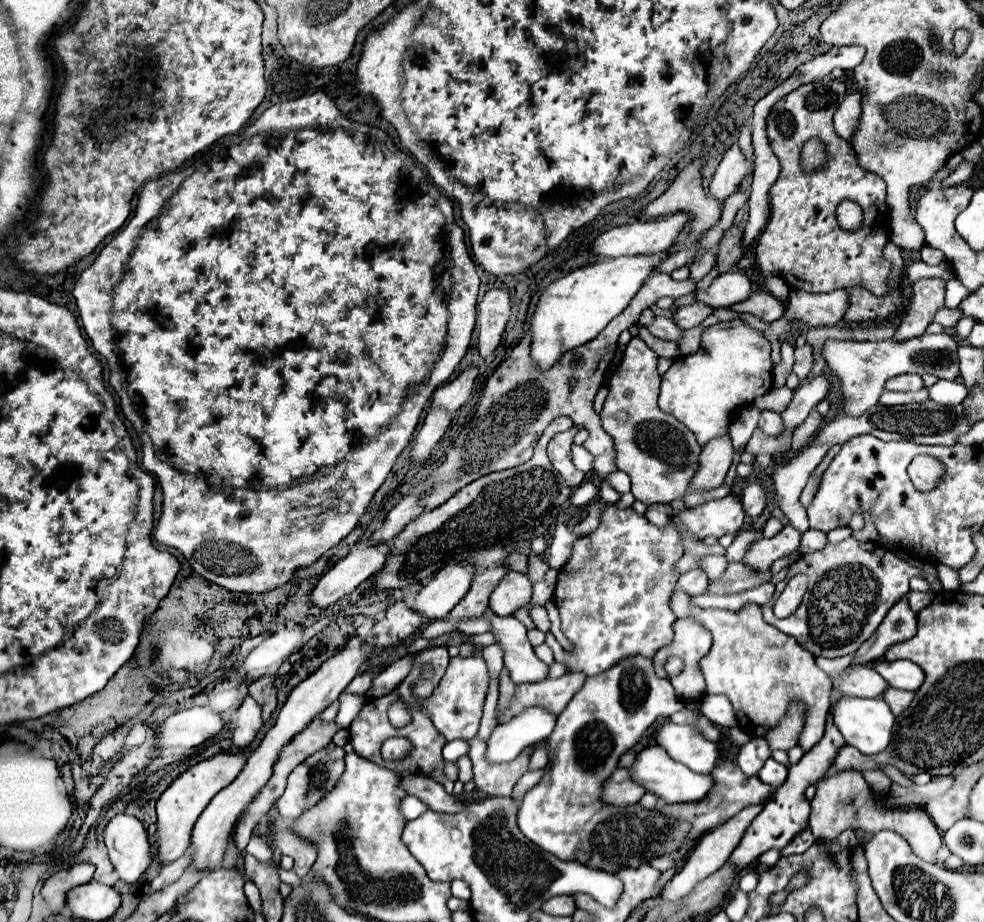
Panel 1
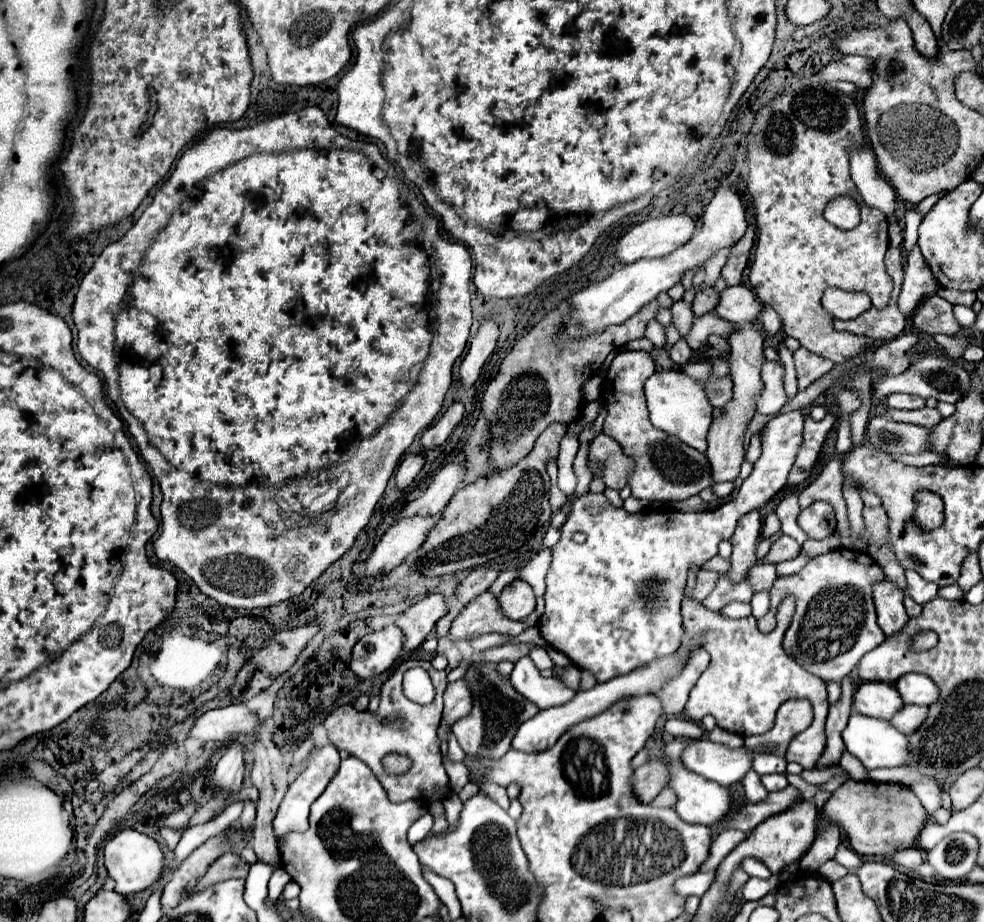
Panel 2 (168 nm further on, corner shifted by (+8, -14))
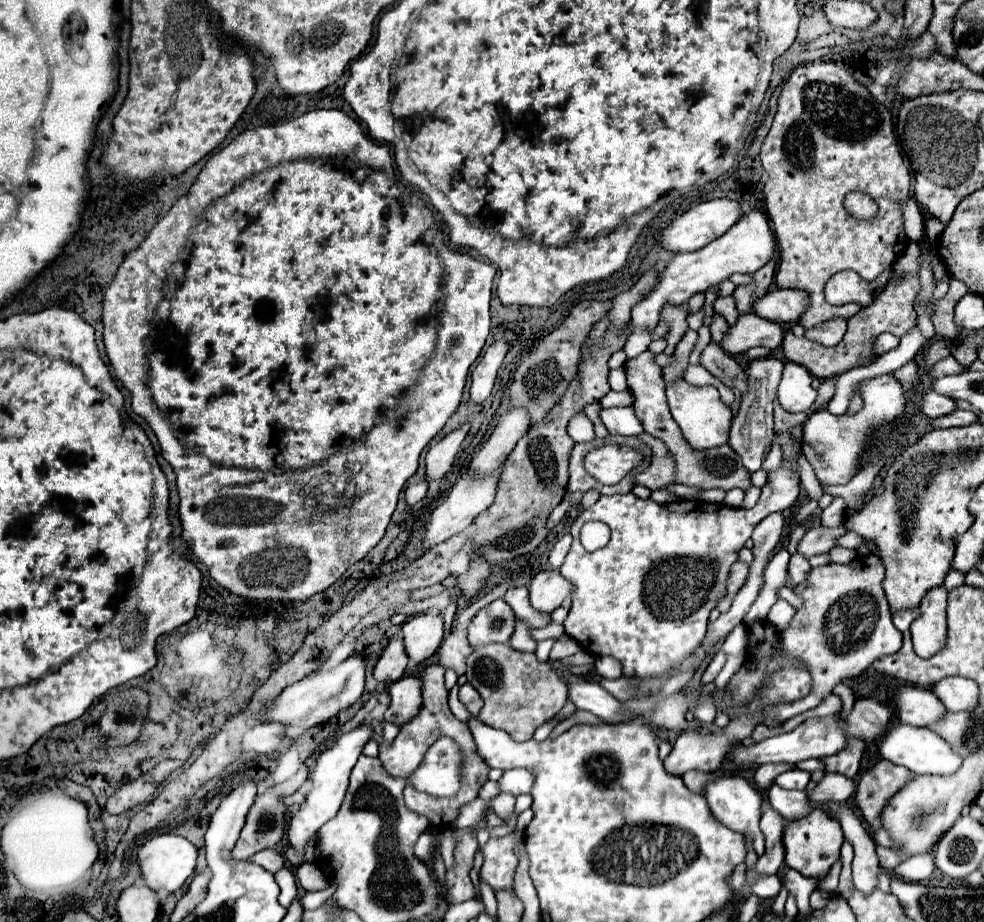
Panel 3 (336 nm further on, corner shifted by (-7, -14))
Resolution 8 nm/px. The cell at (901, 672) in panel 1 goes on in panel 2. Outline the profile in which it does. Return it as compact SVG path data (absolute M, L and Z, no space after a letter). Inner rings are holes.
M906 674L896 682L896 688L906 704L930 706L936 702L936 696L940 696L940 688L924 674Z

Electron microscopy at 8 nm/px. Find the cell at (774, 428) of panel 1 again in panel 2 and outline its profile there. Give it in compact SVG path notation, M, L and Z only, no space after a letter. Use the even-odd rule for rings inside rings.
M754 434L748 446L748 452L746 452L746 460L754 464L758 458L760 458L760 434Z

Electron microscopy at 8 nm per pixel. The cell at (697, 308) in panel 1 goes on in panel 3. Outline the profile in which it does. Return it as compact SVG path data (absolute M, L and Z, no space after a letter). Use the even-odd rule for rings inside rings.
M739 314L737 322L729 326L729 332L723 336L719 346L725 352L747 352L753 346L765 346L770 350L778 348L785 331L776 322L765 320L755 314Z

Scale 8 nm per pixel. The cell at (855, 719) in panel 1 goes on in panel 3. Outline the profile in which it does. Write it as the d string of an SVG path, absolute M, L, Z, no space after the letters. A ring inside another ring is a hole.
M891 722L887 726L887 732L875 742L877 744L877 752L881 754L881 758L897 764L897 766L905 766L915 774L953 774L959 770L963 758L959 754L955 754L949 744L945 740L941 740L935 732L931 732L929 728L917 728L917 726L909 726L909 724L899 724L899 722Z

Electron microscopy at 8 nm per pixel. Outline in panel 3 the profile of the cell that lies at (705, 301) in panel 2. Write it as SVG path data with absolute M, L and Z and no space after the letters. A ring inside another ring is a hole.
M713 314L713 320L711 320L711 338L713 342L719 342L719 338L723 338L723 332L727 332L727 320L719 314Z

